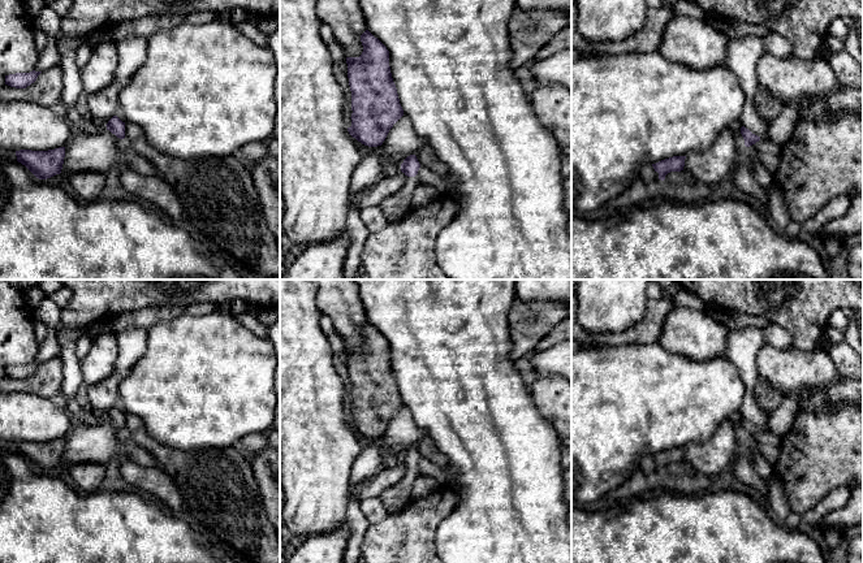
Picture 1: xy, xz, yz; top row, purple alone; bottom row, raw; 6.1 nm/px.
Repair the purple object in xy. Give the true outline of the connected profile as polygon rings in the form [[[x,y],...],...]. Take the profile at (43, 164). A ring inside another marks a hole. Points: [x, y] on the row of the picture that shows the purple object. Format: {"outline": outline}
{"outline": [[[65,147],[48,151],[20,150],[16,156],[36,178],[47,179],[61,173]]]}

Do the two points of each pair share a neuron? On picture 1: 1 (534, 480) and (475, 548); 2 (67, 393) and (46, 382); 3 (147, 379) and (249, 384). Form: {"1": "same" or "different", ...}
{"1": "same", "2": "different", "3": "same"}

